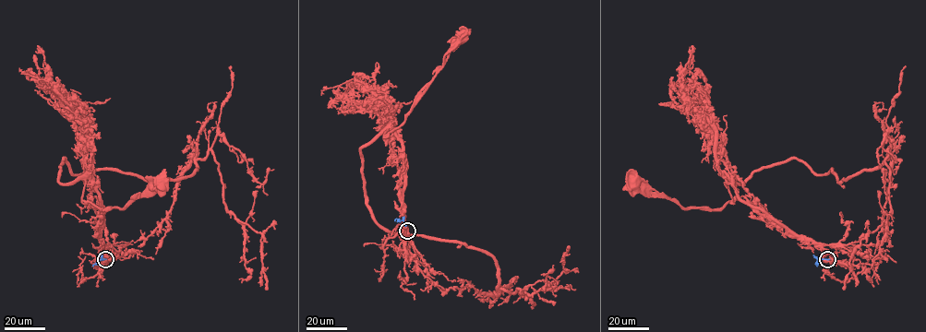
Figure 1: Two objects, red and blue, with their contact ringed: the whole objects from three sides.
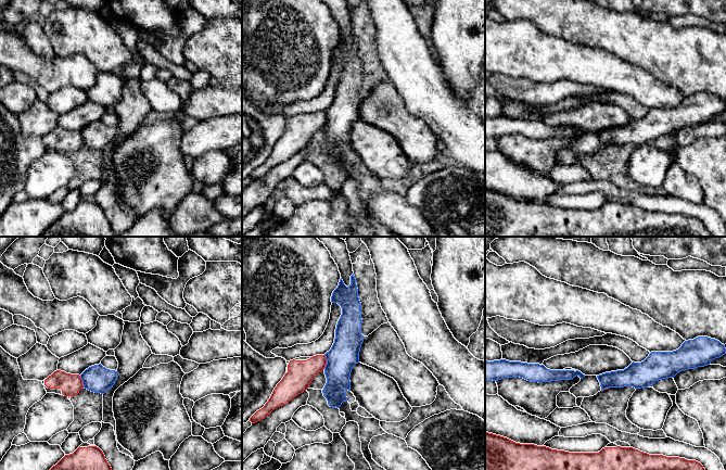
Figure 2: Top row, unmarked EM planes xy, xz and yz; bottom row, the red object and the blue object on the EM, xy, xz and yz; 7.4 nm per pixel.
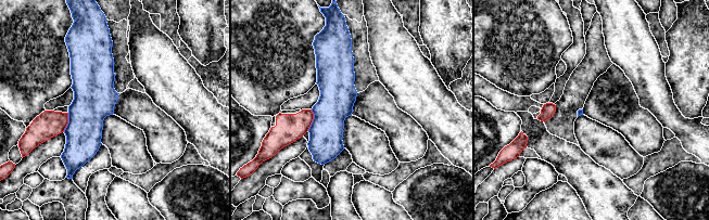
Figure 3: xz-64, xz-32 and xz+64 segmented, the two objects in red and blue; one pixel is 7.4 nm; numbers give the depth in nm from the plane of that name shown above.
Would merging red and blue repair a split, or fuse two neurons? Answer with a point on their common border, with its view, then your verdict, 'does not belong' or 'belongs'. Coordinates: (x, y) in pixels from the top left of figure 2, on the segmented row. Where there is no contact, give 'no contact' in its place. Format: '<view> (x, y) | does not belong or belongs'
xz (326, 361) | does not belong

